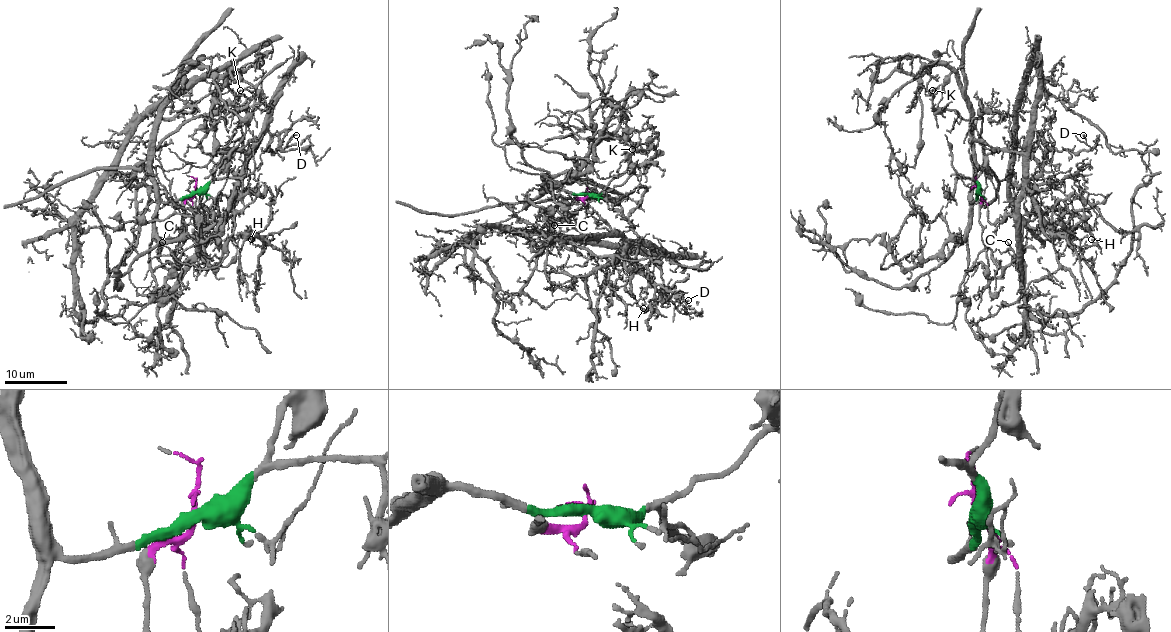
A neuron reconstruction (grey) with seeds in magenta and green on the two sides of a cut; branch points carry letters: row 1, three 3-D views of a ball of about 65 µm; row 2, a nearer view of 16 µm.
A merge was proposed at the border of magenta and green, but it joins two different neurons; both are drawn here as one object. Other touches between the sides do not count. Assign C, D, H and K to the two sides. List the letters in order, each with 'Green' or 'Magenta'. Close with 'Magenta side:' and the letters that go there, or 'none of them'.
C: Magenta
D: Magenta
H: Magenta
K: Green
Magenta side: C, D, H

